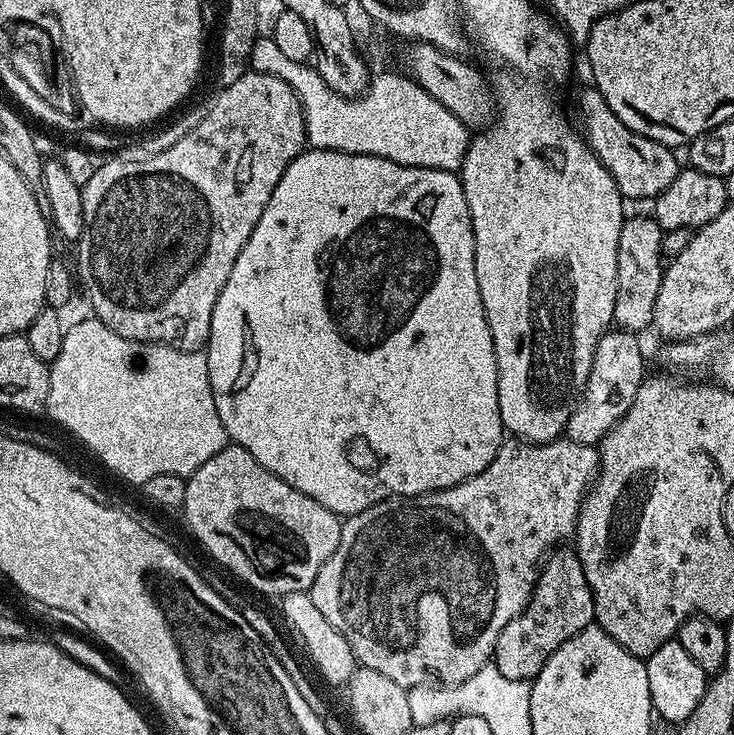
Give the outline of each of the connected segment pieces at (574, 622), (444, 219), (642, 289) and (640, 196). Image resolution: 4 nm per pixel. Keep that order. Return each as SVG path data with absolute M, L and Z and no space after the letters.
M561 547L543 561L536 578L536 588L527 606L507 624L502 634L498 634L495 666L502 670L502 674L506 674L506 678L531 682L542 670L542 666L546 666L550 654L554 654L558 646L577 636L595 619L594 597L586 582L582 562L571 547Z
M308 148L301 152L290 166L286 166L286 174L274 186L274 194L270 194L270 202L266 202L266 210L262 210L262 218L258 218L258 226L254 226L254 234L242 246L238 254L238 262L234 262L234 270L230 270L230 278L226 278L226 286L222 286L222 294L218 294L218 302L212 311L210 334L206 345L208 357L208 381L214 394L214 406L218 410L218 418L222 418L222 426L228 432L231 443L240 444L266 470L278 474L282 482L290 482L294 490L302 490L306 498L314 498L321 506L326 506L334 515L347 518L366 510L374 503L373 498L395 498L398 496L420 496L424 492L437 492L439 488L449 488L471 476L477 476L498 454L500 445L506 439L506 429L498 410L498 377L496 377L496 355L494 342L490 334L490 326L486 322L486 314L482 306L482 294L478 290L478 274L476 273L476 243L470 210L466 206L466 194L460 185L460 177L456 172L447 172L441 168L415 168L398 162L390 162L381 156L359 156L353 152L335 152L325 148Z
M651 215L648 216L636 216L633 218L625 219L624 225L622 226L622 230L618 234L618 278L616 279L616 297L614 298L614 314L612 315L612 319L614 321L615 327L617 329L630 332L633 334L643 333L643 328L646 329L652 323L652 315L654 314L654 302L658 298L658 286L662 282L662 278L664 277L664 270L666 267L665 261L661 259L660 256L660 247L662 246L662 240L664 236L664 229L659 228L656 225L655 219Z
M595 86L580 96L580 116L584 119L582 135L592 147L592 152L606 166L614 178L620 195L632 200L644 200L661 196L669 180L673 180L682 170L682 164L676 161L677 153L664 144L654 142L637 132L631 132L610 110L610 106Z

